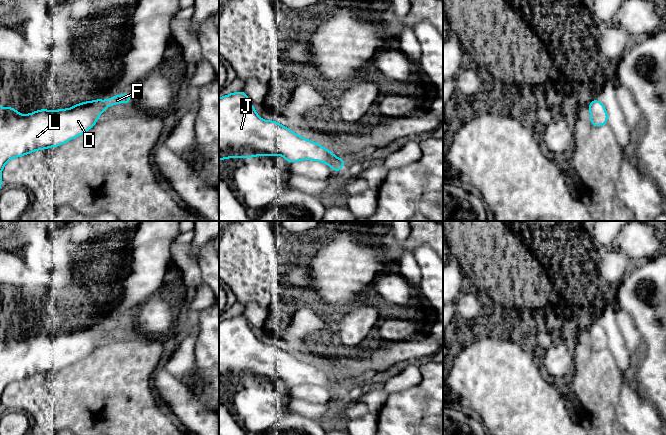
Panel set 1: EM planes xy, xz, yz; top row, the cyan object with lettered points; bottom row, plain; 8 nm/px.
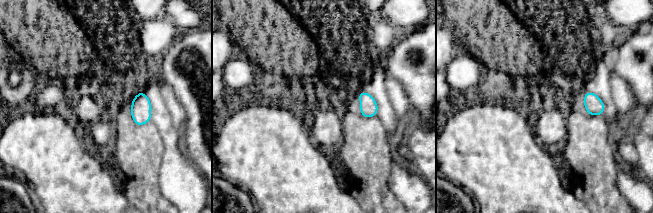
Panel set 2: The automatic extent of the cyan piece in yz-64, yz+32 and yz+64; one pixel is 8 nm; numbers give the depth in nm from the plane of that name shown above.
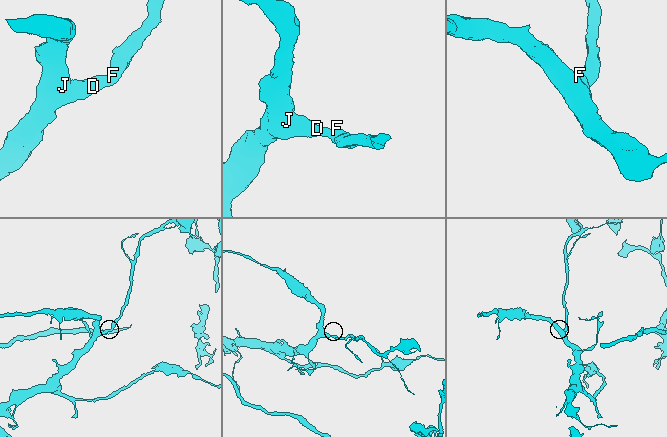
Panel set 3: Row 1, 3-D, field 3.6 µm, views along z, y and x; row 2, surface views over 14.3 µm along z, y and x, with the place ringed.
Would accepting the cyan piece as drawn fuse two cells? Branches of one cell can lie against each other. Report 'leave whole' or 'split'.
leave whole

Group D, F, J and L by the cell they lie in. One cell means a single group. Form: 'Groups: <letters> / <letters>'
Groups: D F J L

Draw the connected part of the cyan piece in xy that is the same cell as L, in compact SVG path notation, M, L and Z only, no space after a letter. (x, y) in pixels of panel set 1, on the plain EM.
M125 317L105 325L99 322L84 327L78 326L77 329L68 333L49 335L44 332L26 339L18 337L13 331L0 331L0 413L2 412L2 393L10 383L67 367L92 352L107 331L121 326L130 329L130 322L131 318Z

